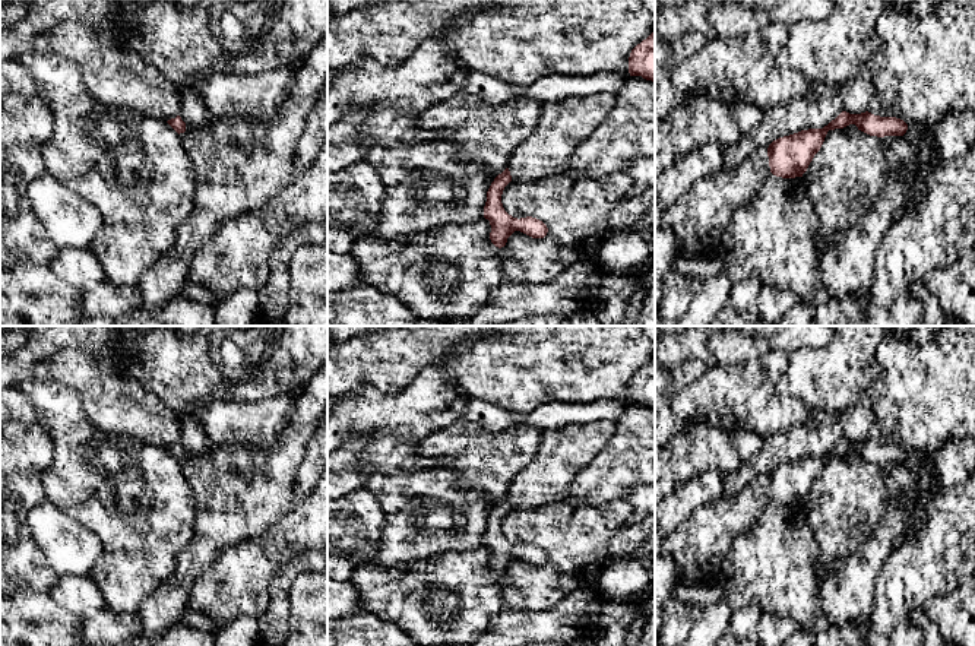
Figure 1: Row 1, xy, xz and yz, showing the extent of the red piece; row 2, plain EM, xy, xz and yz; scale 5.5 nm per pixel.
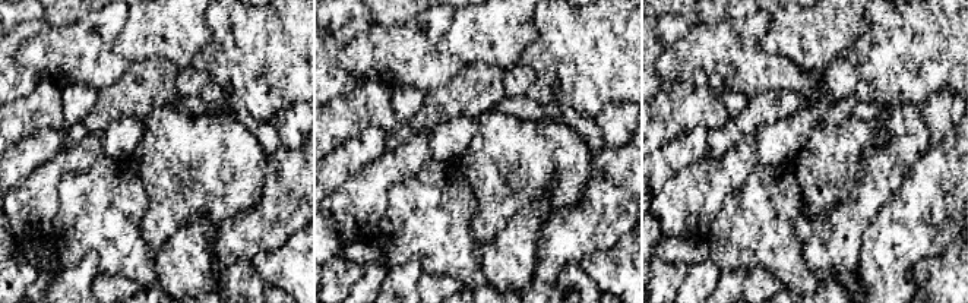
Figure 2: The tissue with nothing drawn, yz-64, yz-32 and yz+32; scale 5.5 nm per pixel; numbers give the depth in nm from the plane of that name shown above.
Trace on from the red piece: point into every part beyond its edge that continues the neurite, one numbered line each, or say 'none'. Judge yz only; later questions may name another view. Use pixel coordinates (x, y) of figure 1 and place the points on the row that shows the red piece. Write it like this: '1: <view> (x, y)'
none

